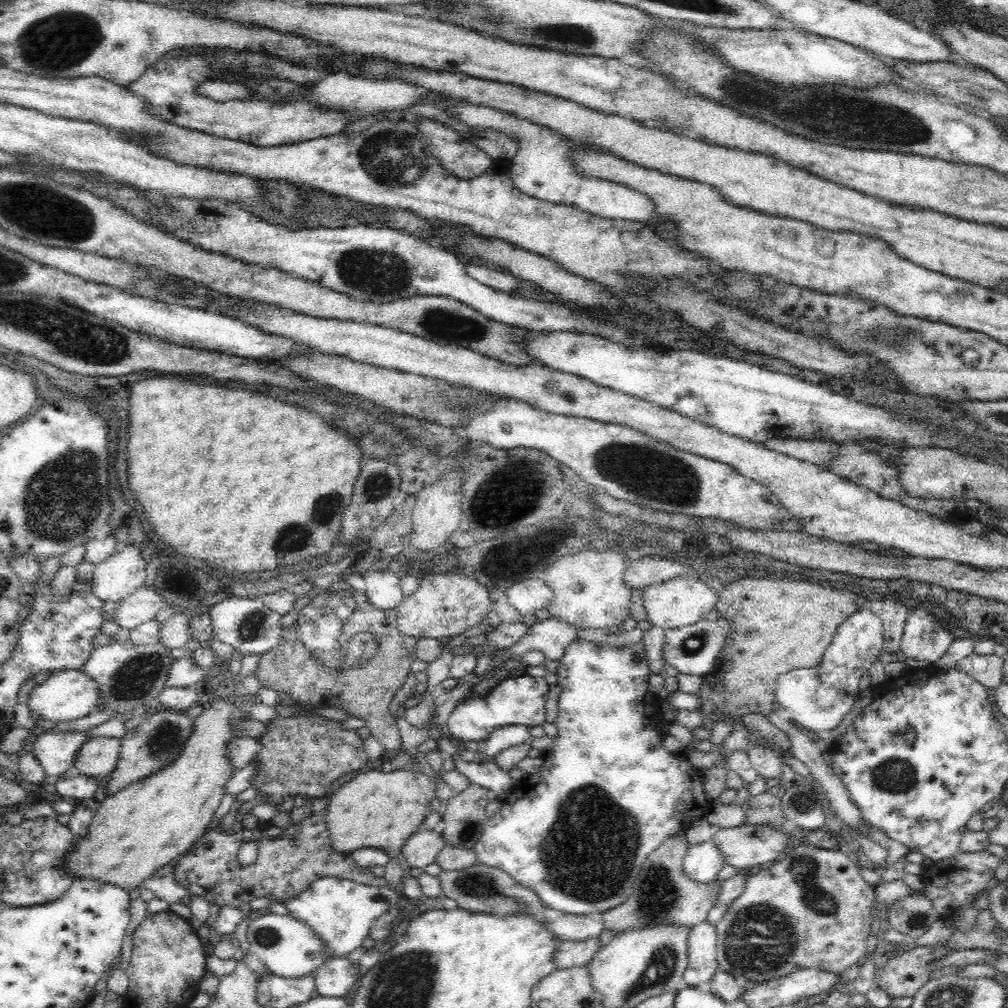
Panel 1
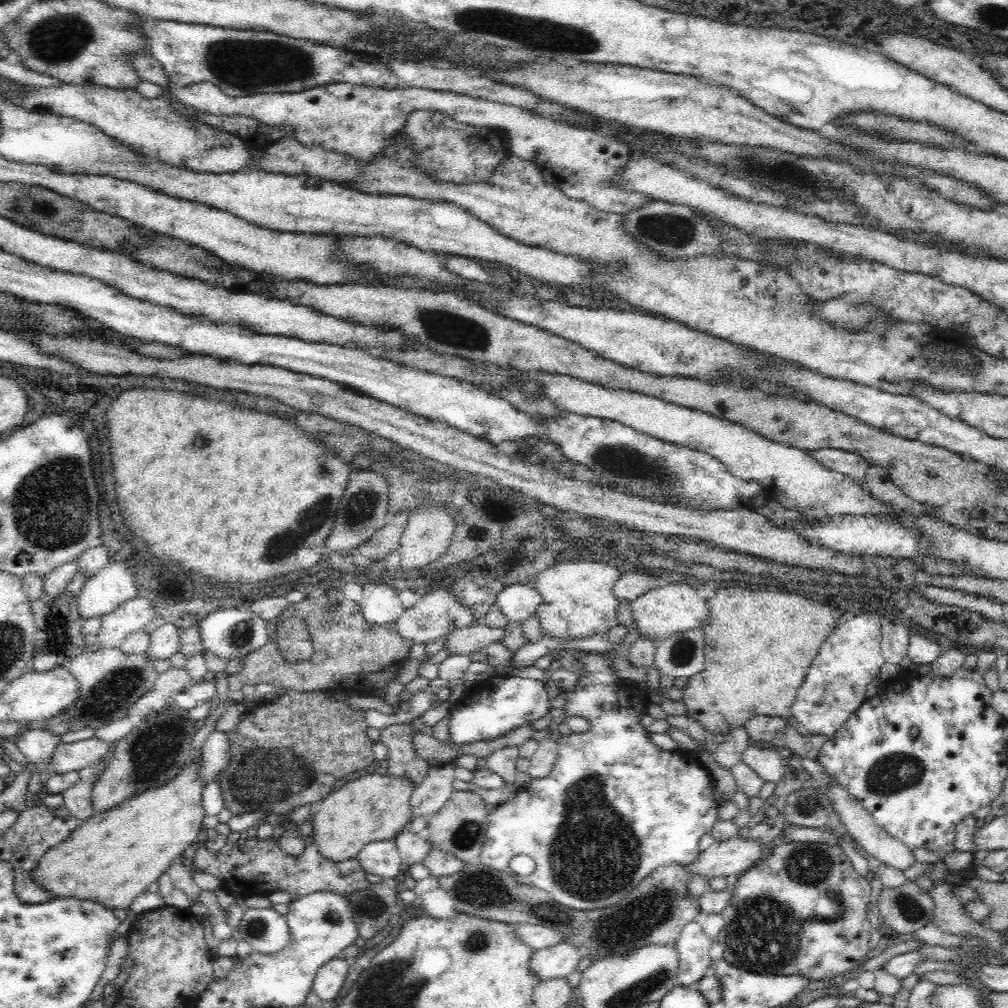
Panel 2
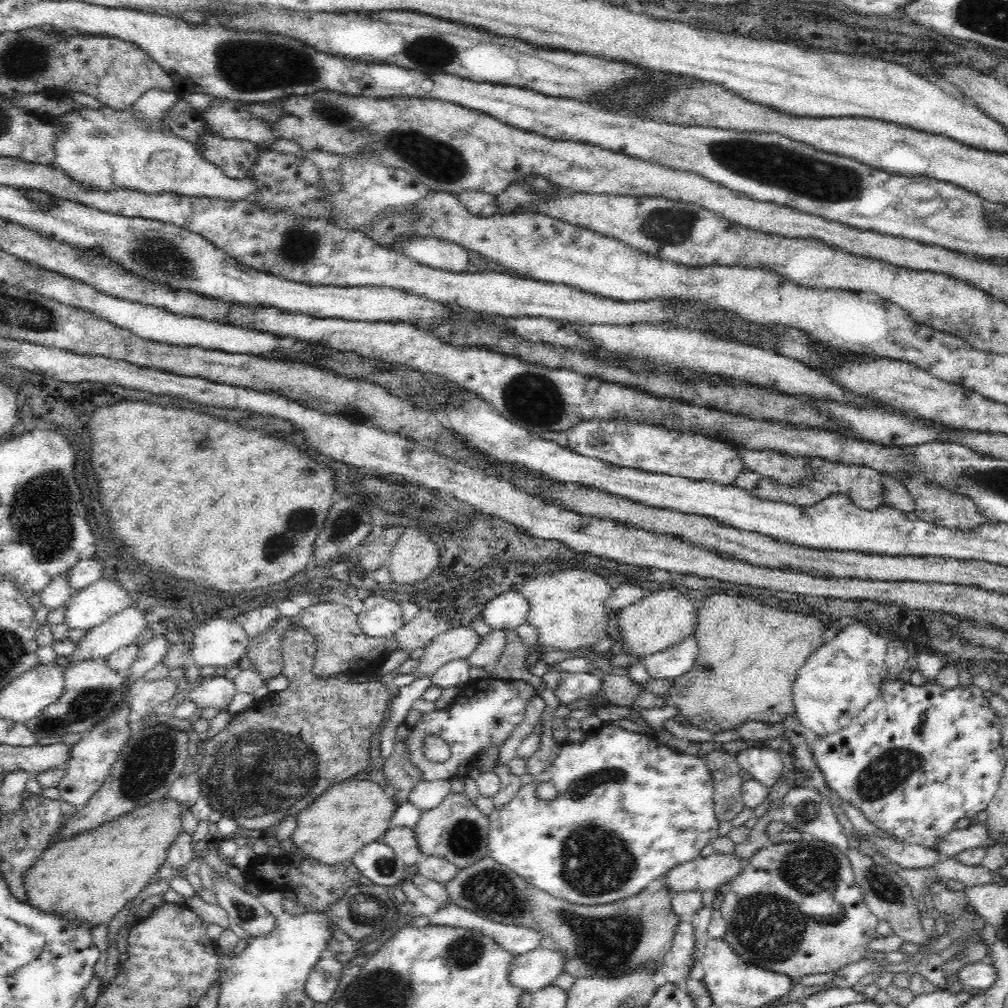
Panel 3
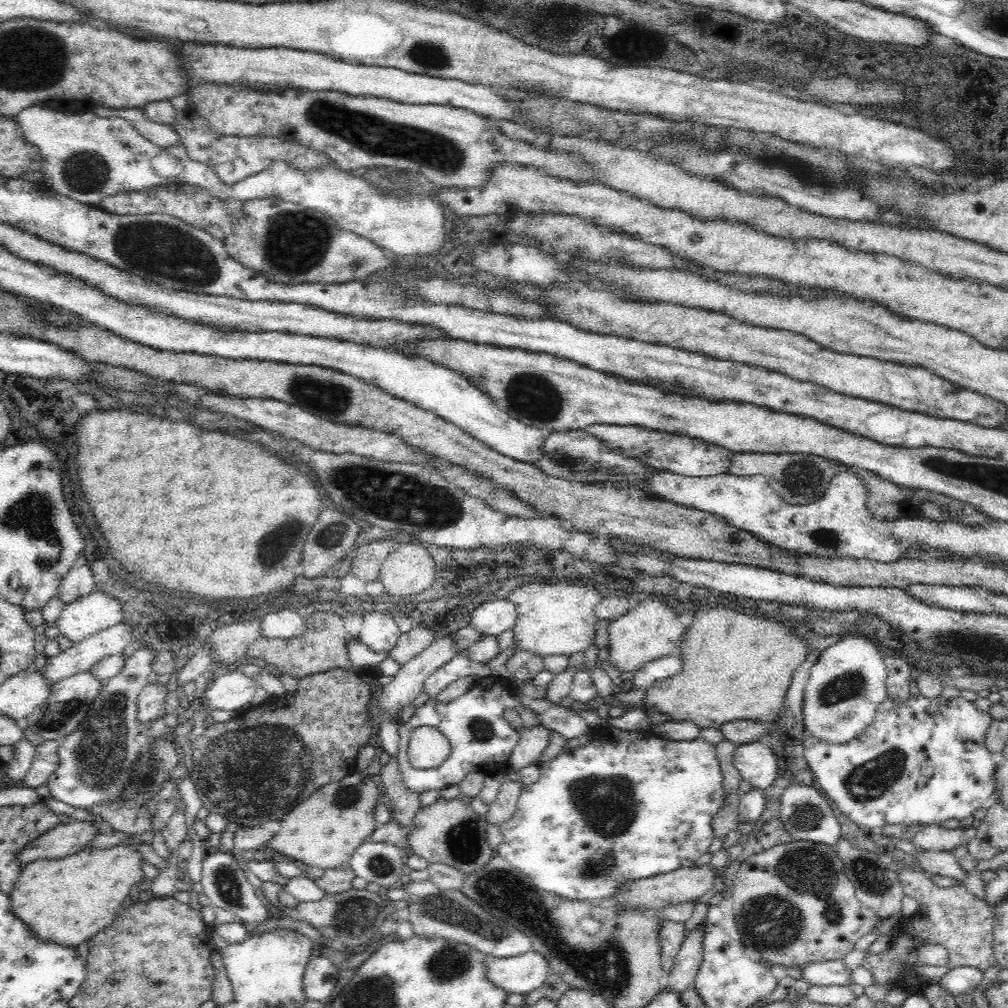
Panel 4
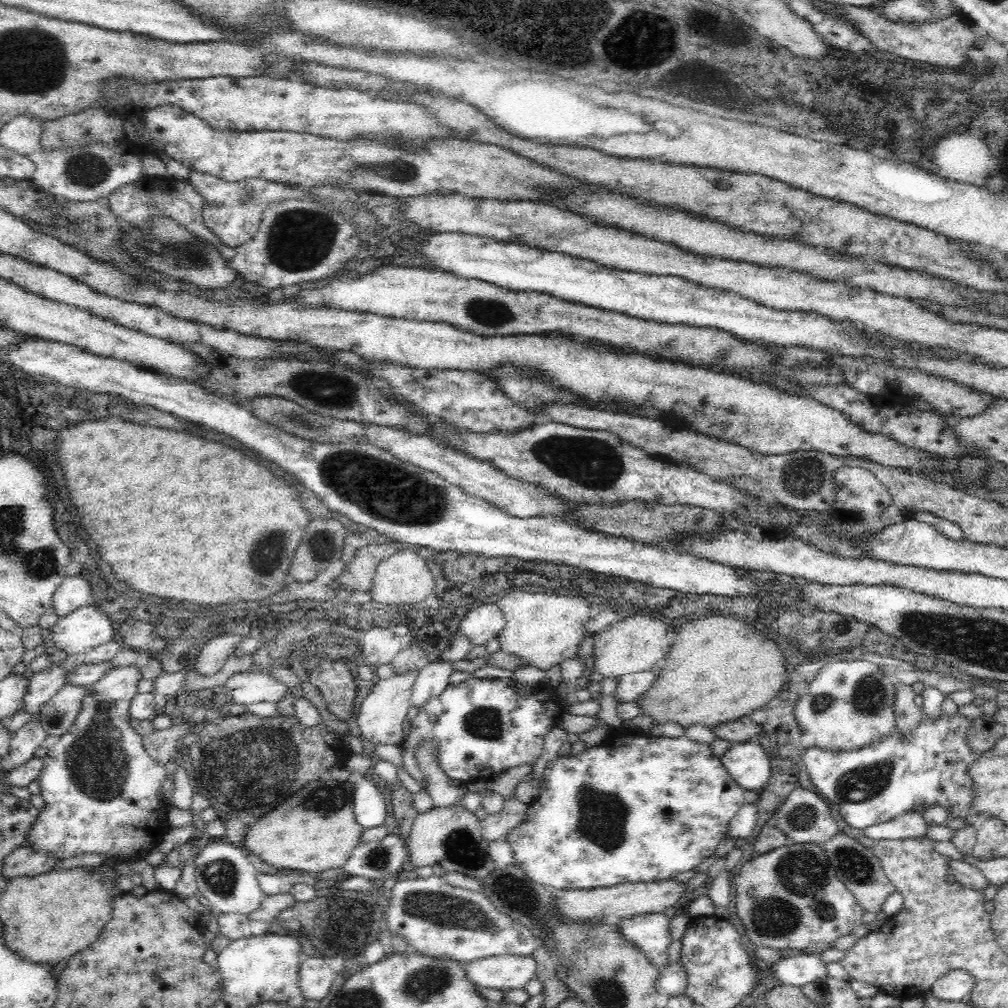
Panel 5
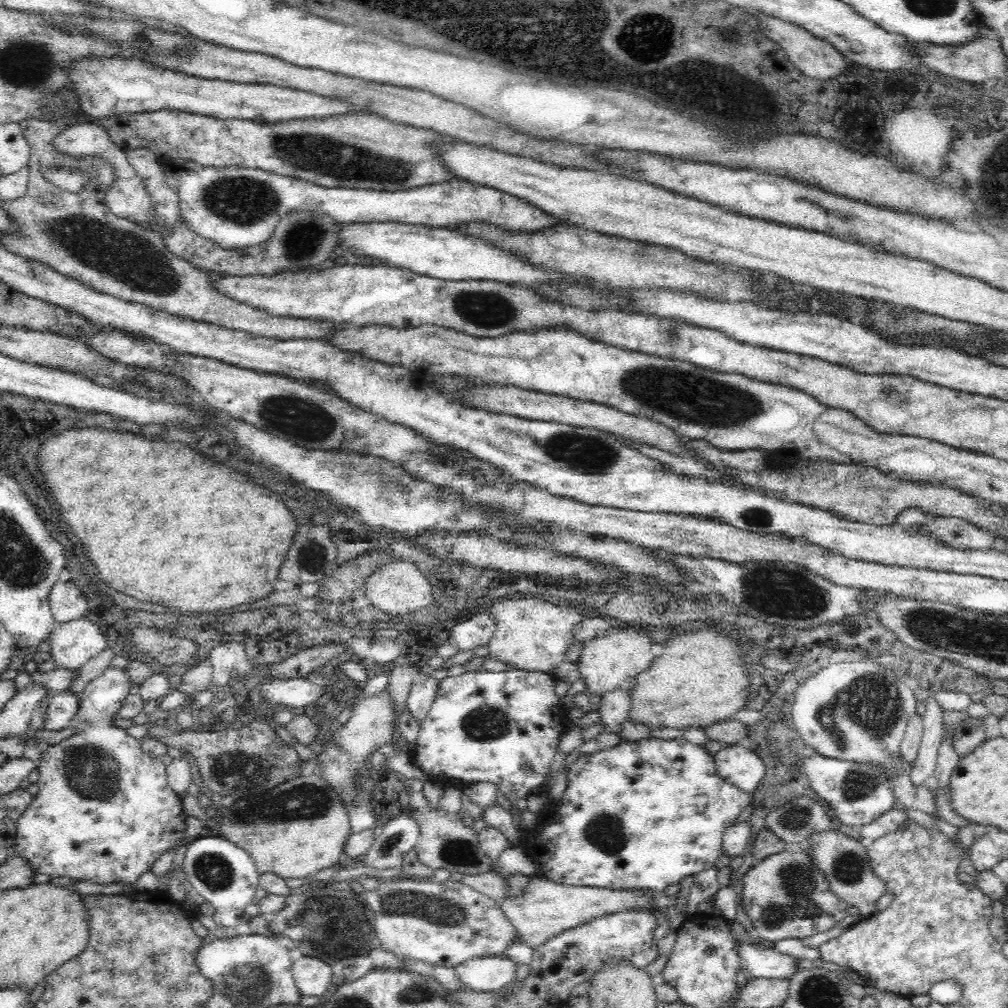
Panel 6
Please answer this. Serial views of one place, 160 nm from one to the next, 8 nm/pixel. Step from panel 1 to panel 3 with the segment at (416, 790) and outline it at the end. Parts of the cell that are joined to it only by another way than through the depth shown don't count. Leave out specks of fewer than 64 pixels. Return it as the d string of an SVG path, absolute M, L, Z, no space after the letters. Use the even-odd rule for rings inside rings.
M346 779L327 788L296 815L296 828L288 839L308 857L334 866L352 859L364 845L380 840L389 829L390 816L397 807L388 788L370 780Z

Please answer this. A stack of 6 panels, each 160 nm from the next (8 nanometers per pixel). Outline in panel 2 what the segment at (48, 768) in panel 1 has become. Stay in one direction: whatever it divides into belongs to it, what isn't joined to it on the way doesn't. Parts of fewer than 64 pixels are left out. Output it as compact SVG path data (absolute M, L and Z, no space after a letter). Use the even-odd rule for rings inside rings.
M32 729L16 734L14 743L20 752L37 766L44 760L50 760L54 748L58 746L60 735L54 735L44 729Z

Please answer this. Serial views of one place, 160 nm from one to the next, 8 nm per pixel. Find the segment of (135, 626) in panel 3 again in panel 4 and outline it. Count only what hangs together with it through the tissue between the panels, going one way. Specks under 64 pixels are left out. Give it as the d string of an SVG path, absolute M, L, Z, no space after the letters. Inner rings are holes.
M118 623L46 660L42 675L54 686L63 678L90 670L93 664L113 654L120 654L132 642L132 627Z

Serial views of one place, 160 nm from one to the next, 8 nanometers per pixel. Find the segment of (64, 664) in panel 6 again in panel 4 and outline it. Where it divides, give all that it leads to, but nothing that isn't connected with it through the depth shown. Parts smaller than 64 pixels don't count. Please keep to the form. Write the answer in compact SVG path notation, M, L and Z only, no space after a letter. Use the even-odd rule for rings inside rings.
M94 590L88 596L77 598L66 605L55 622L58 634L64 634L75 645L89 636L94 636L97 632L120 623L120 618L122 618L122 613L120 613L120 604L116 602L116 599L104 595L102 591Z

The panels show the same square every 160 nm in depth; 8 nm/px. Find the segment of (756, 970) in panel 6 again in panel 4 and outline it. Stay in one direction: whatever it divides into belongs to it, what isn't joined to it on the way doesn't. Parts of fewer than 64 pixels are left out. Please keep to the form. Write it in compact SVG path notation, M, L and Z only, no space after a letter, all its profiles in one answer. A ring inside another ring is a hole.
M842 959L808 962L800 966L802 980L814 986L848 986L850 971L844 967Z

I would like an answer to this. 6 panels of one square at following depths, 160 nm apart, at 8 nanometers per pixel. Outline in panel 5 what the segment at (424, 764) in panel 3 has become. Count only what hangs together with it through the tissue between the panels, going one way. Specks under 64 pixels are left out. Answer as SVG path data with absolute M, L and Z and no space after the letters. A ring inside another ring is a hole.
M471 677L452 684L423 706L418 715L411 722L408 739L400 744L403 754L403 768L418 782L423 782L424 773L419 768L414 750L426 741L436 743L436 763L450 780L457 783L466 783L473 780L487 780L495 774L508 769L522 766L533 766L542 754L544 736L555 726L560 715L560 703L556 703L554 696L544 692L542 687L527 686L519 690L514 677L503 678L480 678Z

